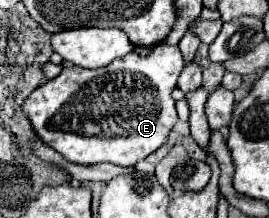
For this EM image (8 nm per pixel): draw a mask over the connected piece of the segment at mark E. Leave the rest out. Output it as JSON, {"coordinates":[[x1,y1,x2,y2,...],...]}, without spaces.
{"coordinates":[[159,44,147,56,131,52,105,68,63,68,63,72,39,86,25,102,23,112,39,138,65,160,81,166,111,162,135,166,167,144,177,124,175,100,171,98,183,70,179,46]]}

